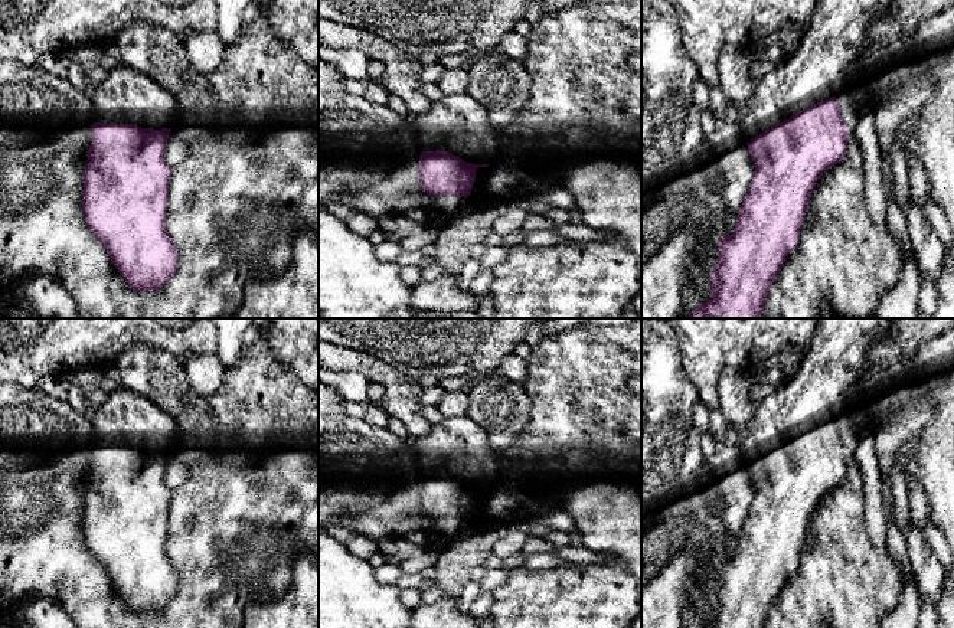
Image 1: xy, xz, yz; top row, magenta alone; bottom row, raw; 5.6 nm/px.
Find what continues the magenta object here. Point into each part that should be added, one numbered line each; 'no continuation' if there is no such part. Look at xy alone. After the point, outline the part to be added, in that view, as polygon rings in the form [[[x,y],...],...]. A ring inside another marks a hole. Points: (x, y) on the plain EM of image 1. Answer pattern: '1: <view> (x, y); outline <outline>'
1: xy (126, 418); outline [[[118,386],[91,415],[94,442],[141,451],[174,451],[177,421],[140,393]]]

